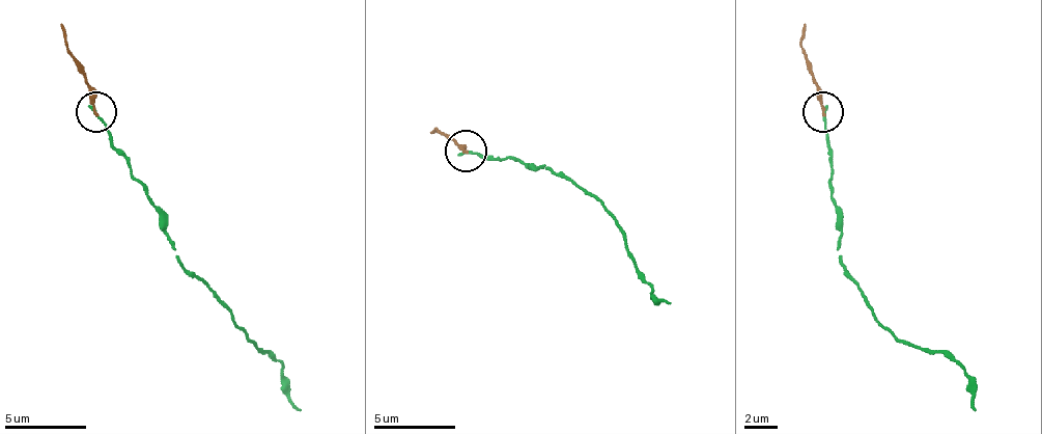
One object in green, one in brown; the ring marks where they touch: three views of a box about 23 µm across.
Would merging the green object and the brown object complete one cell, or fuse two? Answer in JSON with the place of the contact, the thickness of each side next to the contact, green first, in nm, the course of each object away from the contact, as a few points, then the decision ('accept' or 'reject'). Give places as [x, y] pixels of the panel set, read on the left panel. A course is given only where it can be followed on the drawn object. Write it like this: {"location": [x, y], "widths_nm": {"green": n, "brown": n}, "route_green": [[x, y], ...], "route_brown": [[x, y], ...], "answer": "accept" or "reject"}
{"location": [95, 112], "widths_nm": {"green": 160, "brown": 200}, "route_green": [[96, 113], [146, 199], [155, 208], [175, 256], [265, 351], [281, 363], [285, 392], [302, 409]], "route_brown": [[96, 113], [92, 88], [68, 47], [60, 23]], "answer": "reject"}

